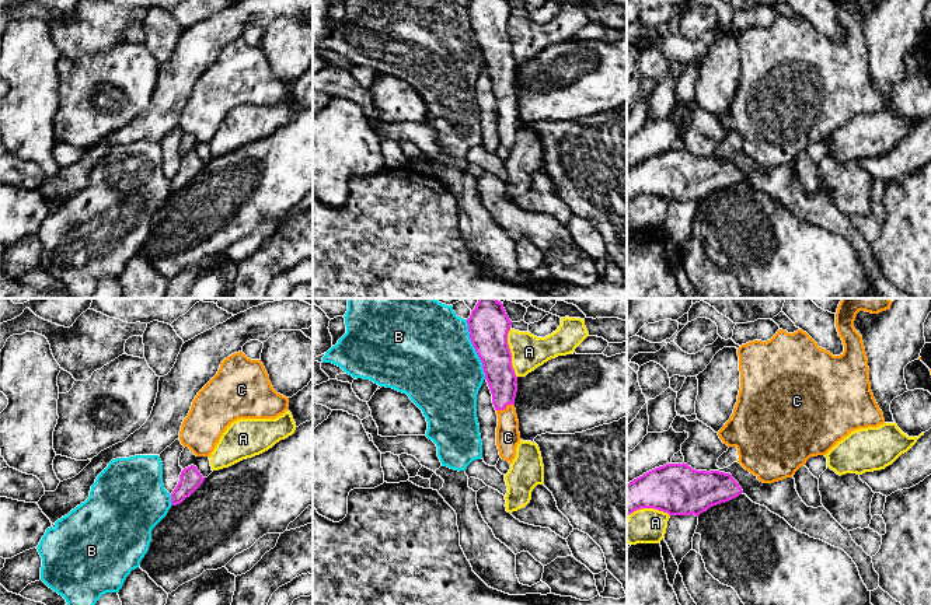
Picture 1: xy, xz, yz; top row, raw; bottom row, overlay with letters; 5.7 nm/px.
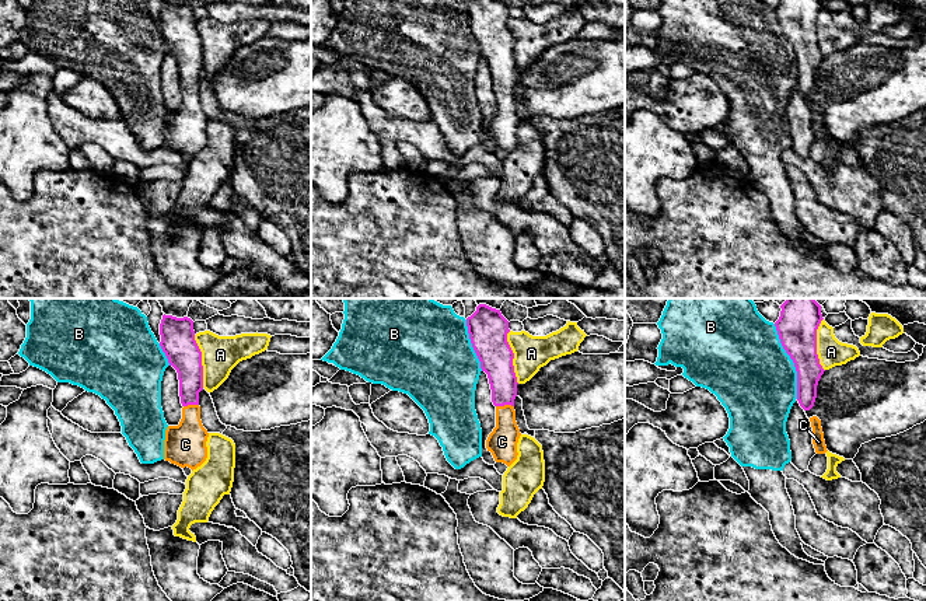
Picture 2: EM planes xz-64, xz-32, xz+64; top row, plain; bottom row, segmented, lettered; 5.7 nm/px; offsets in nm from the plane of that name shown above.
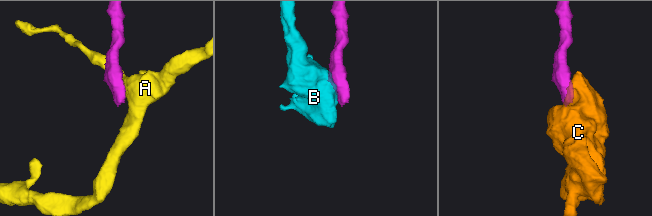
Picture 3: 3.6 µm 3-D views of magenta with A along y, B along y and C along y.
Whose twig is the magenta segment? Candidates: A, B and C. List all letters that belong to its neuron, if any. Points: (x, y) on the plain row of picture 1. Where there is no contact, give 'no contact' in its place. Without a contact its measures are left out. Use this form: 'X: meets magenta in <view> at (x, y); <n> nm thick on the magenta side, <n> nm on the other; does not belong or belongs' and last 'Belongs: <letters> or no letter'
A: meets magenta in xz at (511, 39); 220 nm thick on the magenta side, 200 nm on the other; does not belong
B: meets magenta in xz at (474, 34); 220 nm thick on the magenta side, 480 nm on the other; does not belong
C: meets magenta in xz at (505, 94); 170 nm thick on the magenta side, 140 nm on the other; belongs
Belongs: C

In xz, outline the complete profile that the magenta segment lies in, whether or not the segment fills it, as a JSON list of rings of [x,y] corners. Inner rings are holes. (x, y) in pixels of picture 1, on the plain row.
[[[471,0],[467,10],[498,101],[496,132],[499,141],[512,150],[520,129],[515,95],[517,63],[512,53],[512,39],[508,31],[512,7],[508,0]]]

